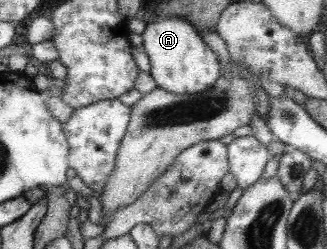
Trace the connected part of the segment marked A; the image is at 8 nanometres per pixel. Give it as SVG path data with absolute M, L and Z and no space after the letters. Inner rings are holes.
M166 16L146 24L141 33L143 48L148 57L148 73L158 89L174 95L194 95L213 87L220 76L216 55L206 45L201 33L186 19Z

